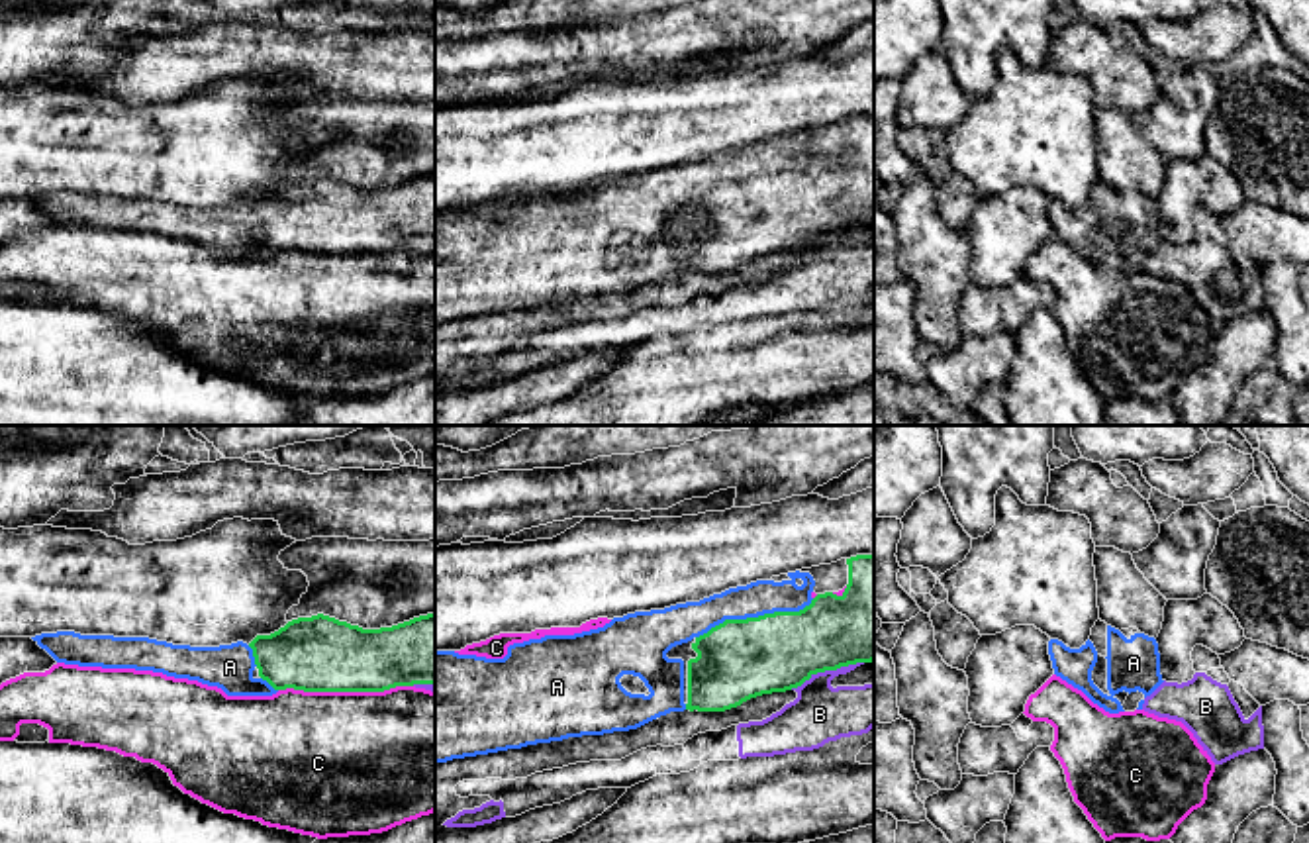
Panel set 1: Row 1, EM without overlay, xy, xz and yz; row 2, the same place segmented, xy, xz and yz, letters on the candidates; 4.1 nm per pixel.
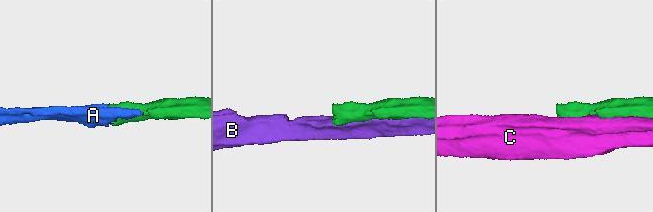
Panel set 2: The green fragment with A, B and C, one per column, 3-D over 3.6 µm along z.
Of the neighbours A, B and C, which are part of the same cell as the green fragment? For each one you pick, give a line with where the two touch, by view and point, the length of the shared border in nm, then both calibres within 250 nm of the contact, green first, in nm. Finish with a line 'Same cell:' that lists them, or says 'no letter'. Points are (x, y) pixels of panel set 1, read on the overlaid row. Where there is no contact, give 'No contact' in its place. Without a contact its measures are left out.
A: Touches green at xz (755, 618). Shared border 500 nm. Thickness 340 nm (green) against 140 nm
Same cell: A

